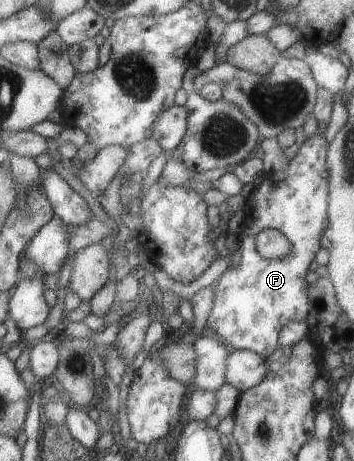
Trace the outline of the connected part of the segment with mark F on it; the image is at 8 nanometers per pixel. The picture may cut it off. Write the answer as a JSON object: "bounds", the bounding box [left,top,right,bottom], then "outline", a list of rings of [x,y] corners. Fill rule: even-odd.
{"bounds":[206,133,328,358],"outline":[[[315,133],[306,137],[289,163],[280,170],[261,173],[261,181],[254,185],[244,199],[245,218],[238,231],[238,248],[241,252],[240,263],[236,268],[227,268],[210,287],[214,292],[213,306],[207,317],[206,330],[236,349],[254,351],[266,358],[279,344],[279,330],[292,321],[305,322],[308,316],[309,298],[307,283],[304,279],[314,254],[320,250],[320,236],[327,232],[327,190],[328,171],[325,163],[327,142],[323,135]],[[262,229],[280,231],[291,244],[291,255],[281,259],[262,258],[255,249],[256,235]]]}

